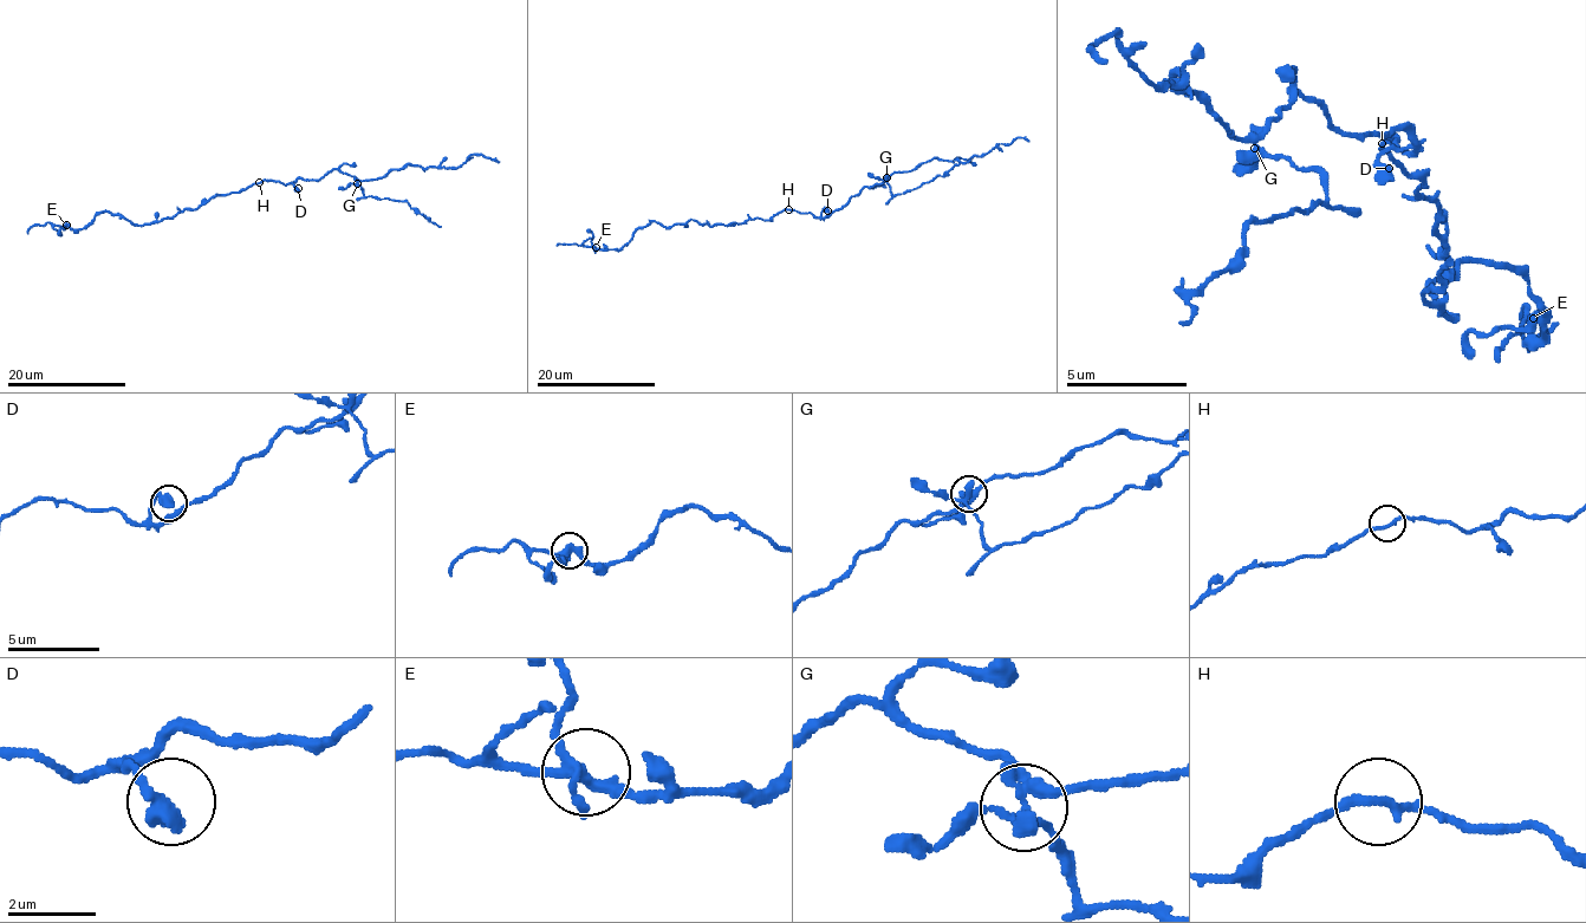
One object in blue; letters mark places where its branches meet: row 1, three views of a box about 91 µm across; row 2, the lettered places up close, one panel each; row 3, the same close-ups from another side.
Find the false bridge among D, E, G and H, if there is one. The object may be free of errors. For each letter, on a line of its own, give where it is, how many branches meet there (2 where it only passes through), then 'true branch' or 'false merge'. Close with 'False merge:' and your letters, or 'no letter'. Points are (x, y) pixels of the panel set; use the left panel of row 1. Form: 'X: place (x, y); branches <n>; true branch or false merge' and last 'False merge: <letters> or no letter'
D: place (298, 188); branches 1; true branch
E: place (66, 225); branches 4; true branch
G: place (357, 183); branches 4; false merge
H: place (259, 182); branches 2; true branch
False merge: G

